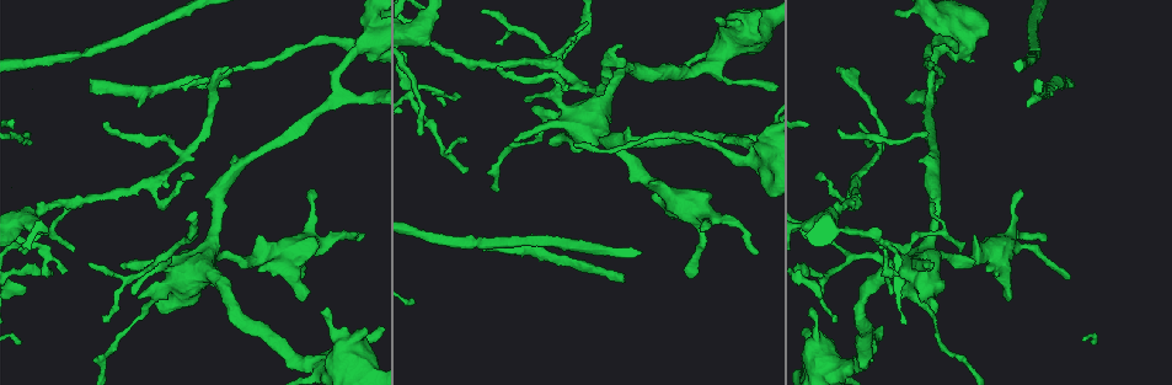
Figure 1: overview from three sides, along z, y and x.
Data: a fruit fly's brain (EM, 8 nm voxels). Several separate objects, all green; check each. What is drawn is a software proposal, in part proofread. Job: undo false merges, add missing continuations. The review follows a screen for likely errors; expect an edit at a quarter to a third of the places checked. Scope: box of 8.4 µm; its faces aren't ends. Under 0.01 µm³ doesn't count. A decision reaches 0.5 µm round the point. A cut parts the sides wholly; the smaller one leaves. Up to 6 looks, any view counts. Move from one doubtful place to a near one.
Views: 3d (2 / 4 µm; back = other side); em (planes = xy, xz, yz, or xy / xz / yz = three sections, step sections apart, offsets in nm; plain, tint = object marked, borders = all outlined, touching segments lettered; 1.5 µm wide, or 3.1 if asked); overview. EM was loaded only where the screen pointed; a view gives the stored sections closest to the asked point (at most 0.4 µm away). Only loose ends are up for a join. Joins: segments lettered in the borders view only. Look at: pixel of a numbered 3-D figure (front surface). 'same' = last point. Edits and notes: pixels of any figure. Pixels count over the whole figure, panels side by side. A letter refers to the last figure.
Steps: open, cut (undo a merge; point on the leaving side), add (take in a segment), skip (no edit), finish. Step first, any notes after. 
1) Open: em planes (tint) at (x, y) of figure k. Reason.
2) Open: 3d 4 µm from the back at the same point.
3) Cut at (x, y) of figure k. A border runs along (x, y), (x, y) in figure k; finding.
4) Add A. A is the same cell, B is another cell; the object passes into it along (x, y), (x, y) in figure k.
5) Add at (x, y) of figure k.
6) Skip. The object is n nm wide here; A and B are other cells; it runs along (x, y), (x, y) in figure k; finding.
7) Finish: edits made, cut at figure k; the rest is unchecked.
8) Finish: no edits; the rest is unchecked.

Open: em planes (borders) at (104, 316) of figure 1. Tapers out.

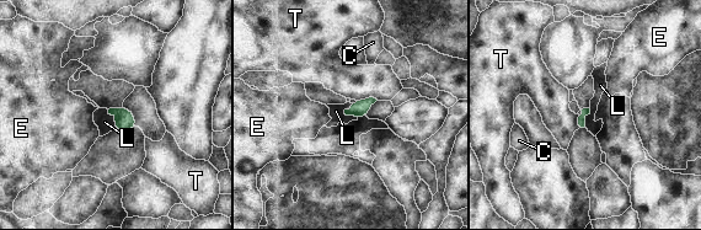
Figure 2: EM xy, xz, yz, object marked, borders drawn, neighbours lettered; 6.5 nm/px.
Skip. The longest contact is with T, 150 nm; C, E, L and T are other cells; a border runs along (343, 110), (346, 114), (357, 118) in figure 2; no lettered segment goes on from it.

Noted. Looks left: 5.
Open: 3d 4 µm at (25, 288) of figure 1. Branch stops here.

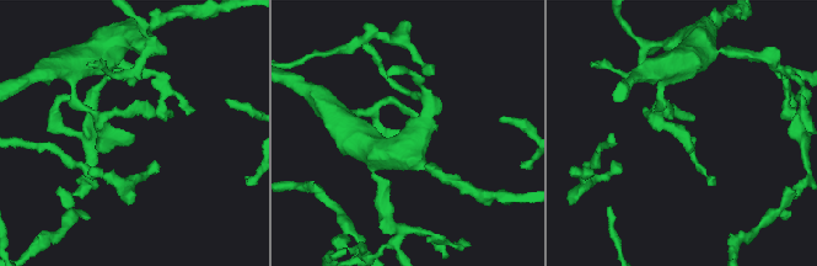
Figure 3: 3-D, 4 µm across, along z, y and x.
Open: em xy step 4 (borders) at (132, 138) of figure 3.

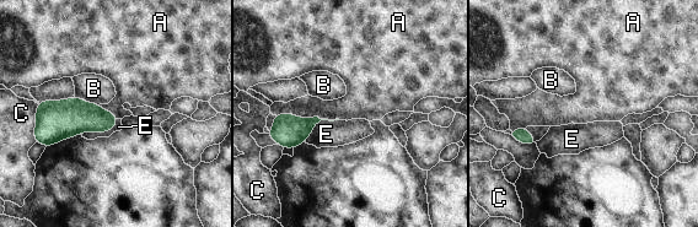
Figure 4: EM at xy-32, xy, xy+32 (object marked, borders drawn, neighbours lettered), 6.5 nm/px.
Open: em planes (borders) at the same point.

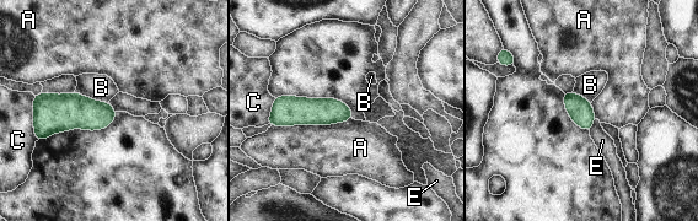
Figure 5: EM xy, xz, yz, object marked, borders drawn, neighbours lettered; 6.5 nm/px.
Skip. A, B, C and E are other cells; a border runs along (352, 118), (331, 124), (270, 127) in figure 5; none of them fits.

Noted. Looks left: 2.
Open: em planes (borders) at (841, 206) of figure 1. Thick turns thin.

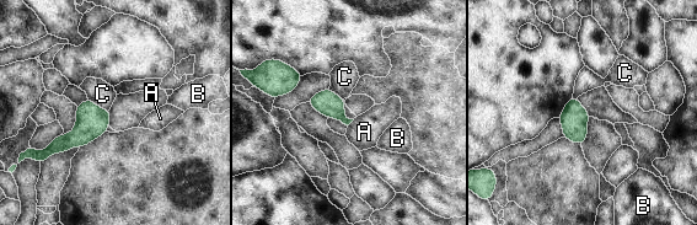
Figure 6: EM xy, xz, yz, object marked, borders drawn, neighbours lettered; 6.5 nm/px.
Skip. A, B and C are other cells; a border runs along (87, 97), (96, 105), (108, 110) in figure 6; continuous, no second neuron.

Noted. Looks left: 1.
Finish: no edits; the rest is unchecked.

